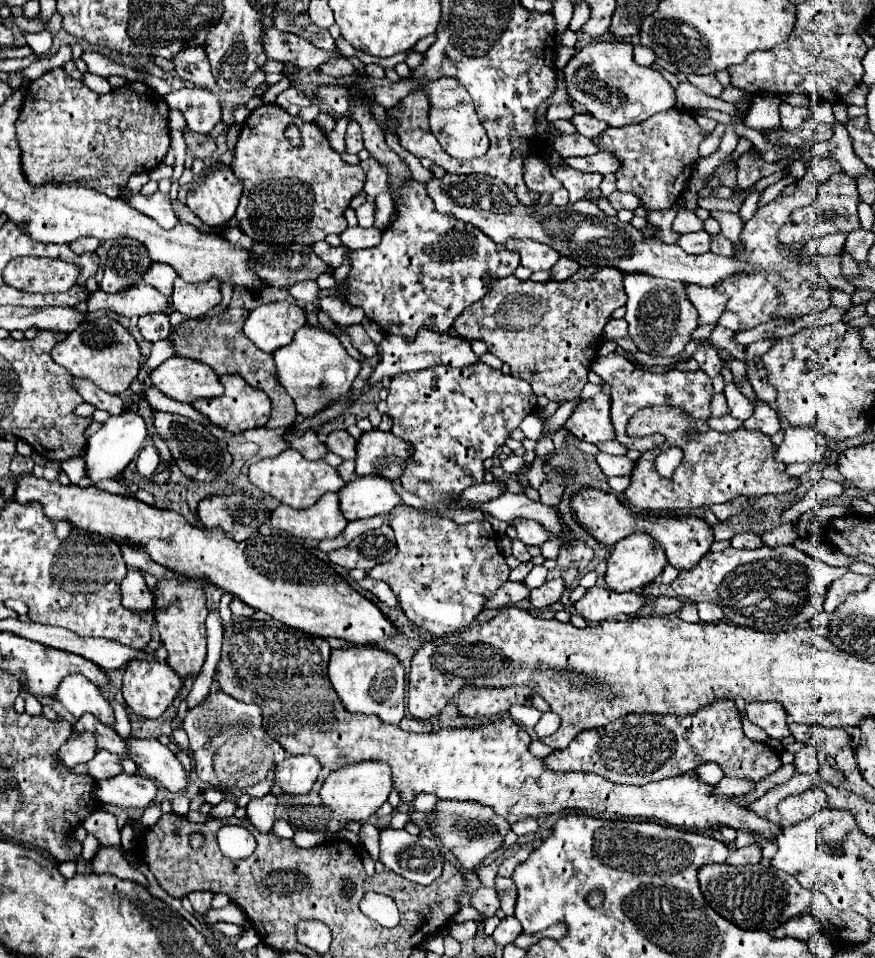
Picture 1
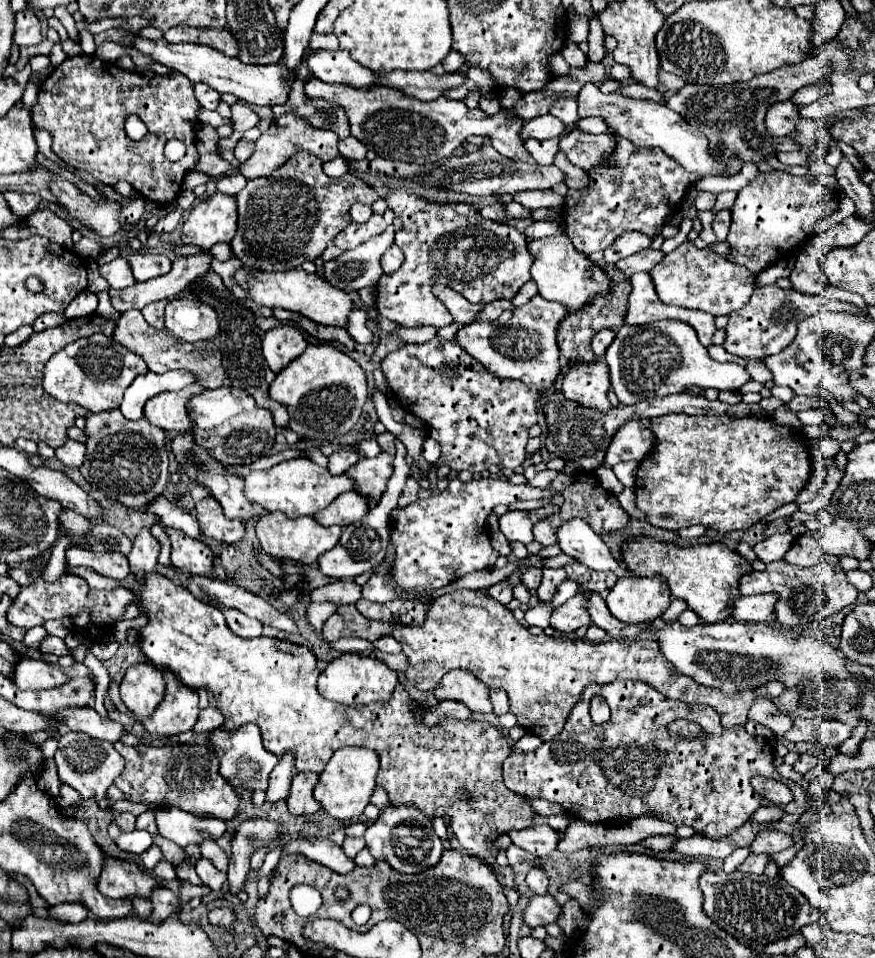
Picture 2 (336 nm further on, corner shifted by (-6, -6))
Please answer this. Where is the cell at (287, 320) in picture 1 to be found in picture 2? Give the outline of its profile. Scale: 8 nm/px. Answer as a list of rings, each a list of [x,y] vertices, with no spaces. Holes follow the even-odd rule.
[[[278,324],[270,328],[262,338],[262,354],[272,372],[280,372],[288,366],[296,356],[306,350],[308,342],[298,326],[294,324]]]

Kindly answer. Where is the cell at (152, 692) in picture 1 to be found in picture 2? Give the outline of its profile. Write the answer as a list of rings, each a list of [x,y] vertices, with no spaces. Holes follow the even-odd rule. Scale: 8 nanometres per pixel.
[[[154,664],[130,666],[120,682],[122,702],[138,718],[152,716],[156,706],[162,702],[162,694],[164,694],[162,670]]]

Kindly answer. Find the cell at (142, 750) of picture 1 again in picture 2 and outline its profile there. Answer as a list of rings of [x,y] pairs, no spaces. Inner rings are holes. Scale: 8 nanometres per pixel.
[[[84,708],[84,710],[68,710],[68,714],[58,714],[52,716],[58,722],[64,722],[68,726],[68,730],[72,732],[84,732],[92,738],[98,740],[108,740],[108,742],[118,742],[126,730],[120,722],[110,720],[110,718],[102,718],[94,708]]]

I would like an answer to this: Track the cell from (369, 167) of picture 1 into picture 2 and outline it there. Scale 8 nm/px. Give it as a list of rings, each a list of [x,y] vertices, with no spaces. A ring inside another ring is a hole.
[[[392,190],[384,198],[388,208],[394,212],[396,226],[396,244],[404,252],[404,264],[394,274],[384,274],[376,284],[376,310],[382,318],[388,318],[404,328],[434,326],[444,328],[454,322],[454,318],[444,310],[444,304],[432,294],[434,284],[446,284],[452,290],[460,292],[470,302],[494,302],[494,300],[512,300],[518,290],[530,280],[532,256],[526,248],[526,236],[508,224],[486,220],[480,212],[464,202],[440,204],[428,198],[420,198],[412,192]]]

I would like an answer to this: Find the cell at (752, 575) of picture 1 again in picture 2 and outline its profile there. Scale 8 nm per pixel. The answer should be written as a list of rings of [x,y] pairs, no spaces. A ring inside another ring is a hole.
[[[778,560],[766,566],[764,572],[748,572],[740,578],[738,586],[742,596],[750,594],[766,594],[774,592],[778,594],[774,618],[782,626],[790,628],[808,628],[812,622],[818,622],[834,612],[840,612],[842,608],[856,604],[858,590],[848,582],[848,576],[842,572],[842,568],[836,564],[816,564],[812,568],[798,568],[788,564],[786,560]]]

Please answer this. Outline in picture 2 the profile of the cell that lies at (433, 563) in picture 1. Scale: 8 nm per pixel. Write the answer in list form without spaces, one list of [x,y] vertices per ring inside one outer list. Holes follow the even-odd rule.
[[[486,476],[486,478],[470,480],[470,484],[462,484],[458,478],[452,478],[452,480],[448,482],[446,490],[442,490],[438,496],[430,496],[430,498],[424,498],[424,500],[416,500],[416,502],[404,506],[404,508],[394,508],[392,514],[390,514],[390,520],[392,520],[392,546],[394,546],[392,566],[390,566],[388,574],[384,574],[384,572],[374,572],[374,574],[370,576],[370,580],[362,586],[362,596],[364,596],[366,600],[370,600],[370,602],[388,602],[388,600],[394,600],[394,598],[396,598],[396,590],[400,590],[402,594],[410,594],[410,592],[430,592],[430,590],[438,590],[438,588],[446,586],[448,582],[452,582],[452,580],[456,580],[456,578],[462,578],[464,574],[478,572],[478,570],[484,570],[484,568],[492,568],[494,562],[496,562],[496,558],[498,558],[498,552],[492,548],[492,544],[490,544],[490,532],[488,532],[488,528],[486,528],[486,518],[488,518],[488,514],[492,512],[492,508],[498,506],[498,504],[512,504],[510,500],[540,500],[540,498],[550,498],[550,496],[558,496],[558,492],[552,492],[552,490],[548,490],[548,488],[536,488],[536,486],[528,484],[528,482],[524,482],[524,484],[512,484],[508,478],[496,480],[496,478],[488,478],[488,476]]]

